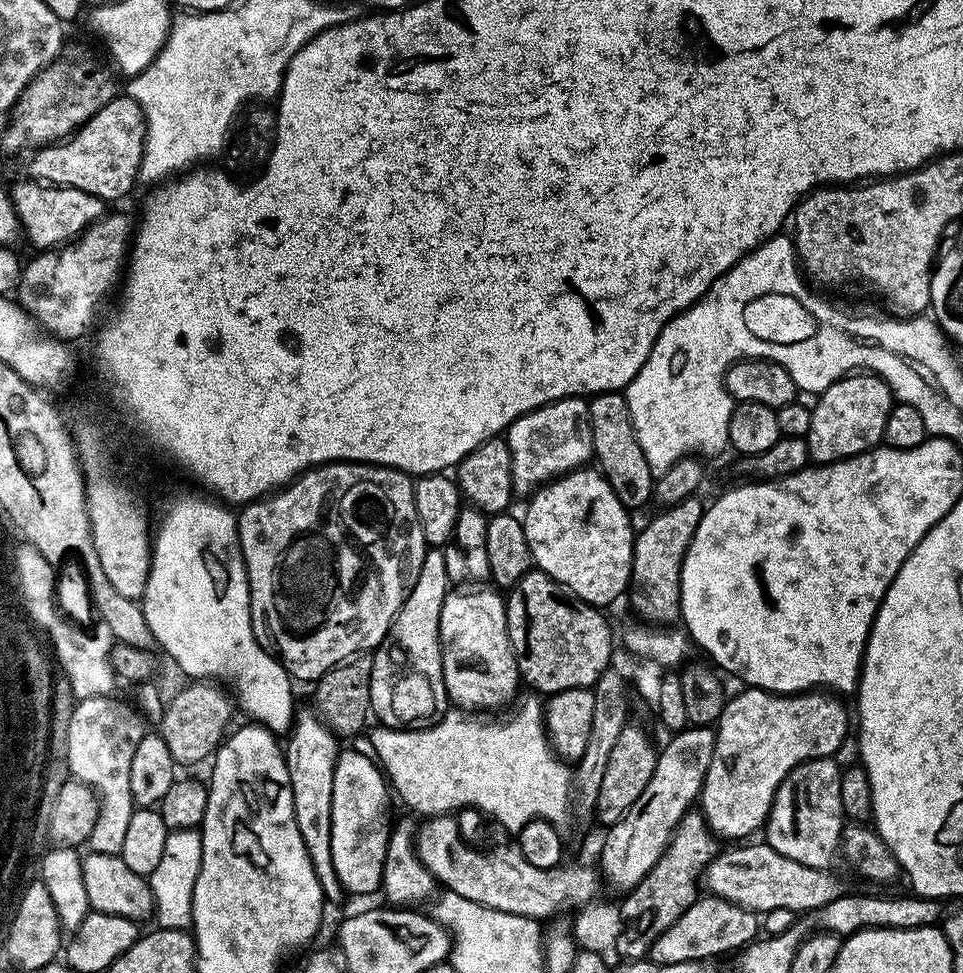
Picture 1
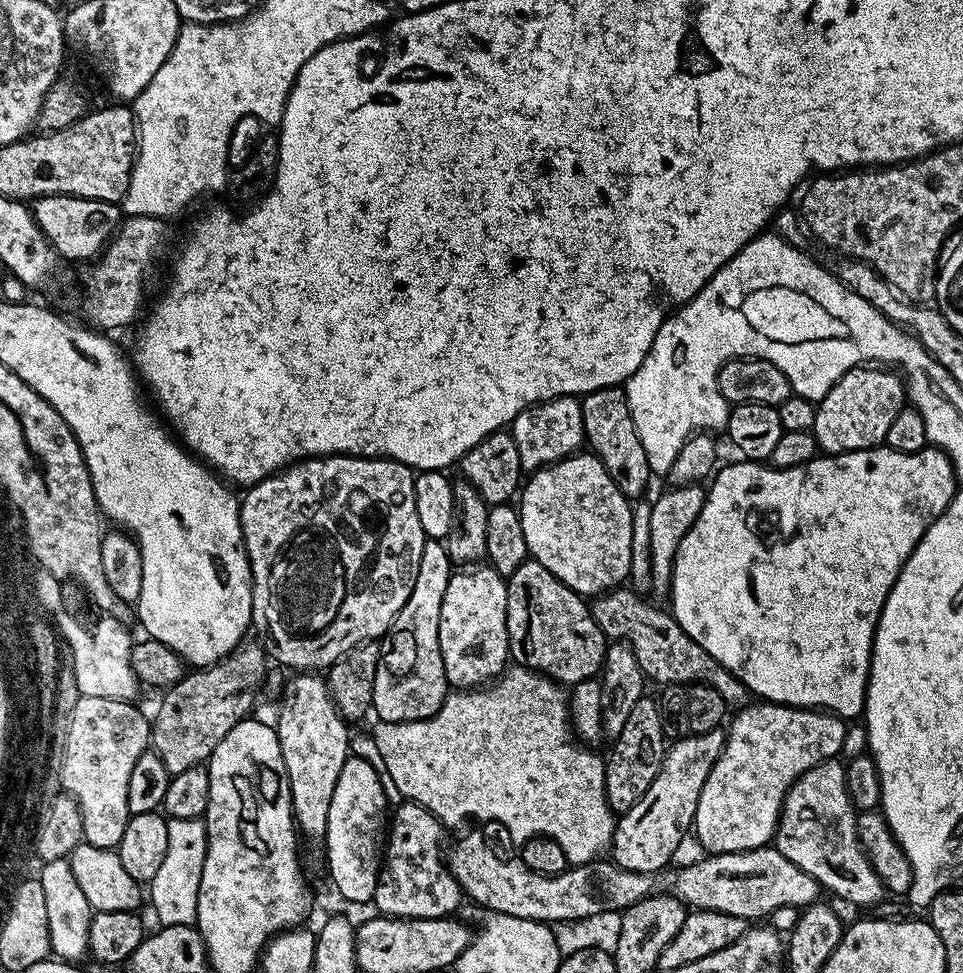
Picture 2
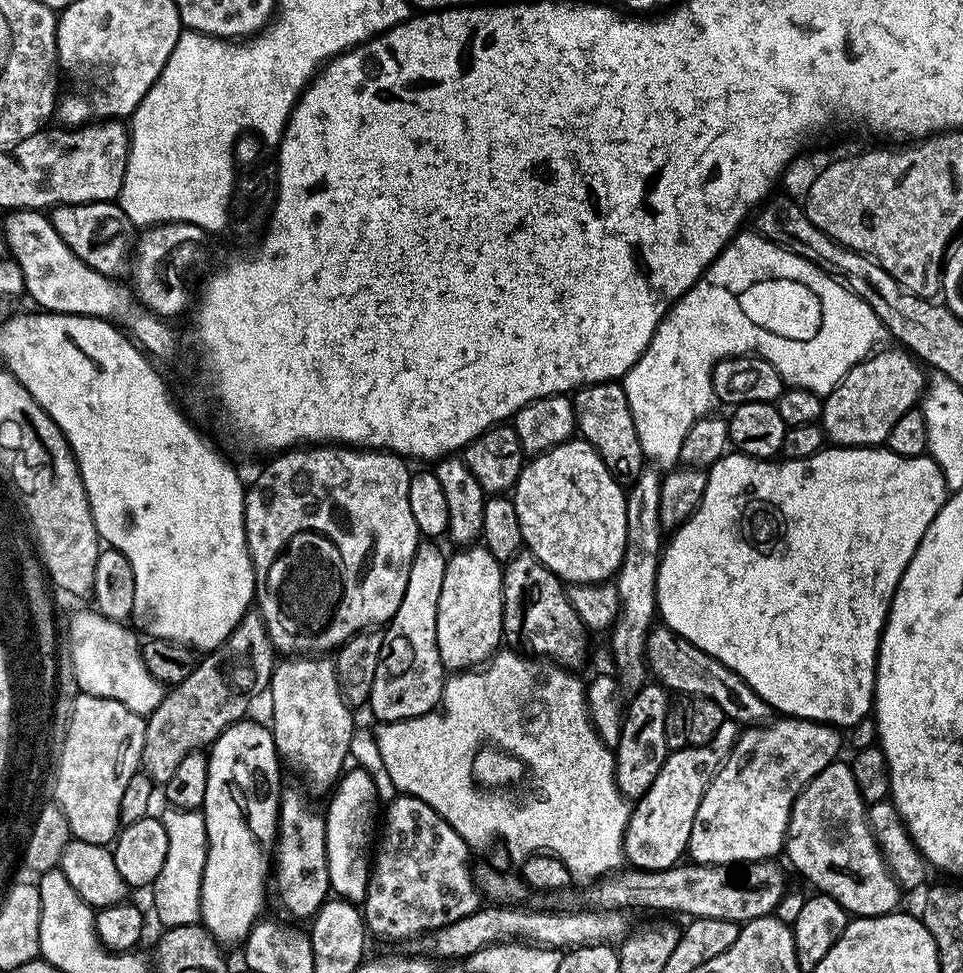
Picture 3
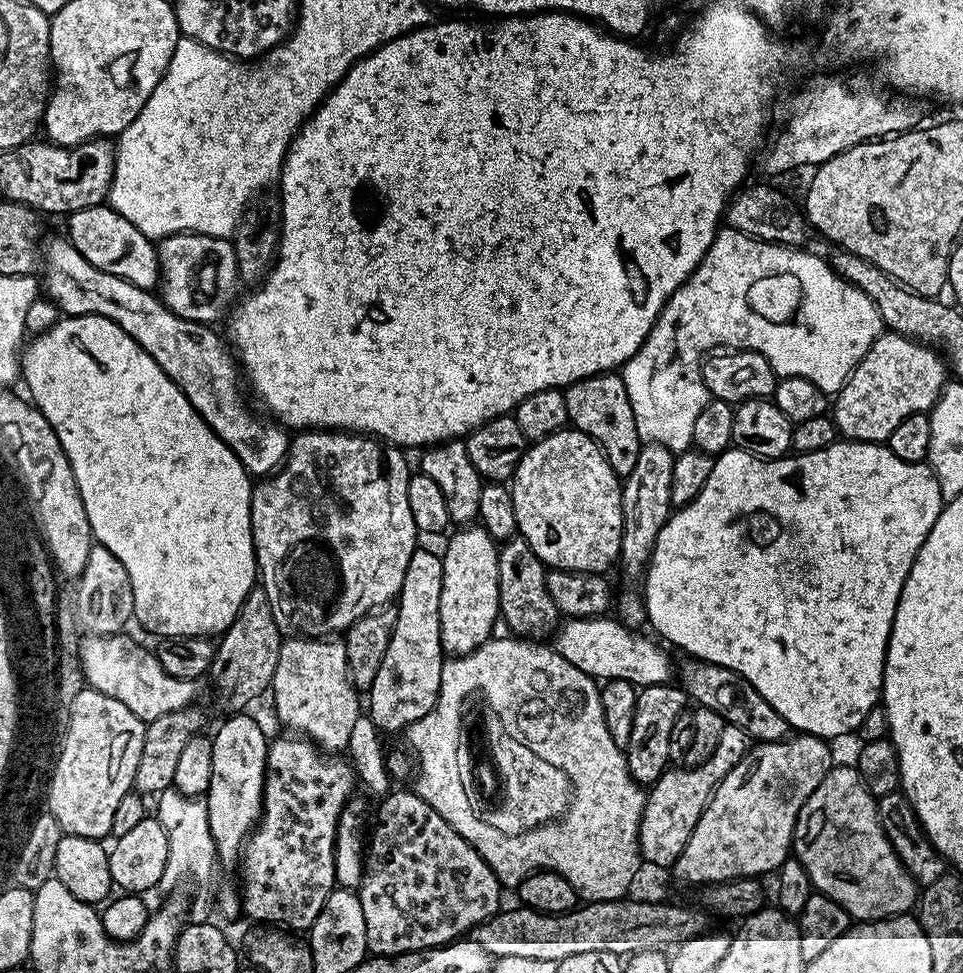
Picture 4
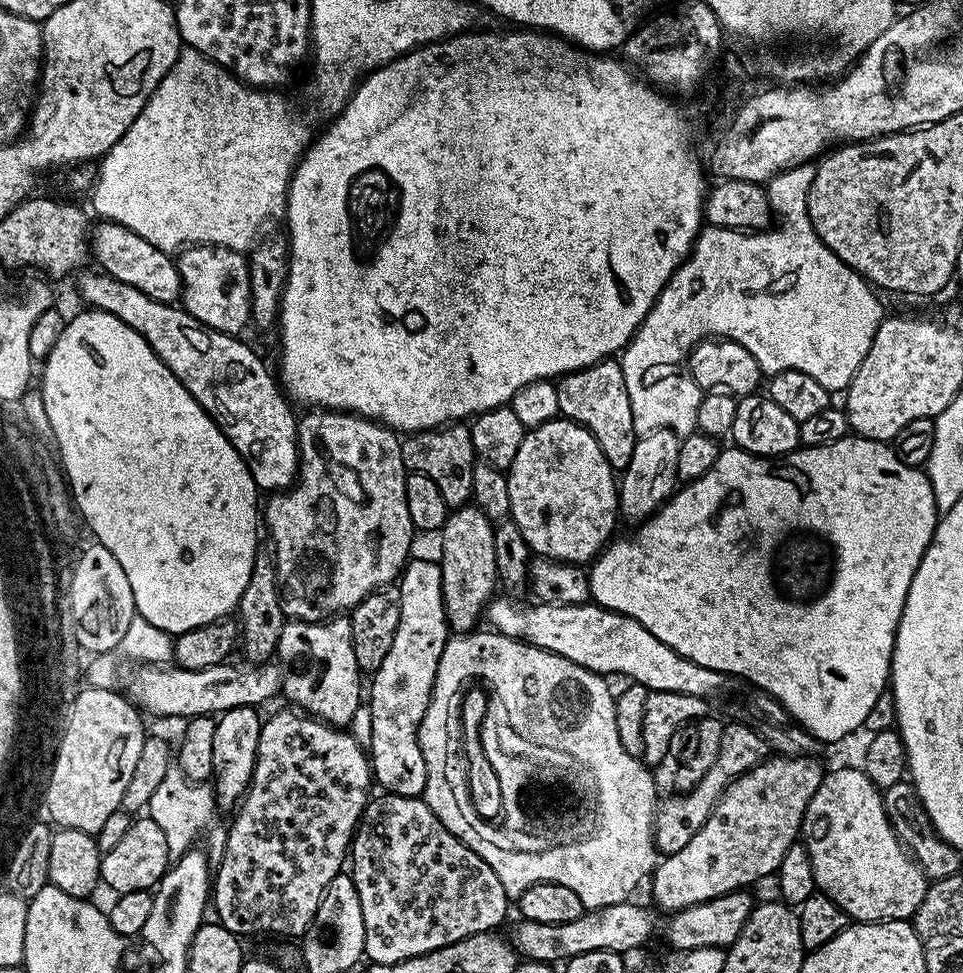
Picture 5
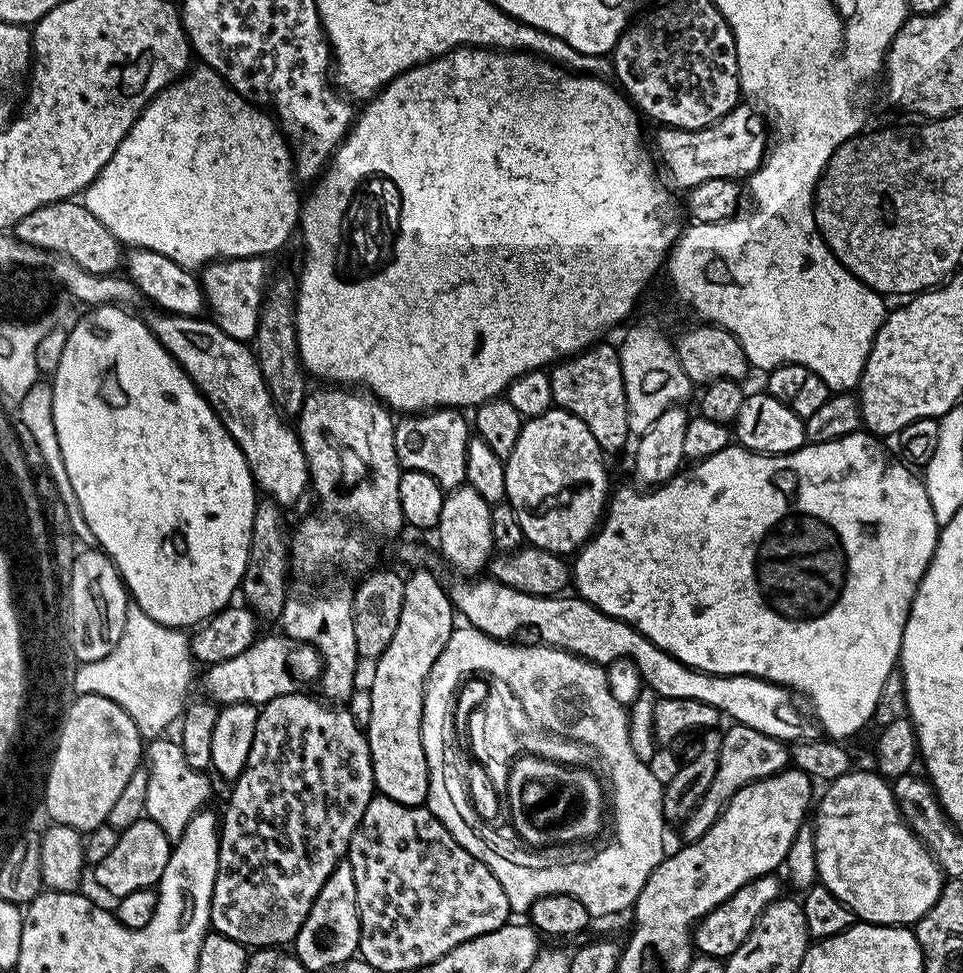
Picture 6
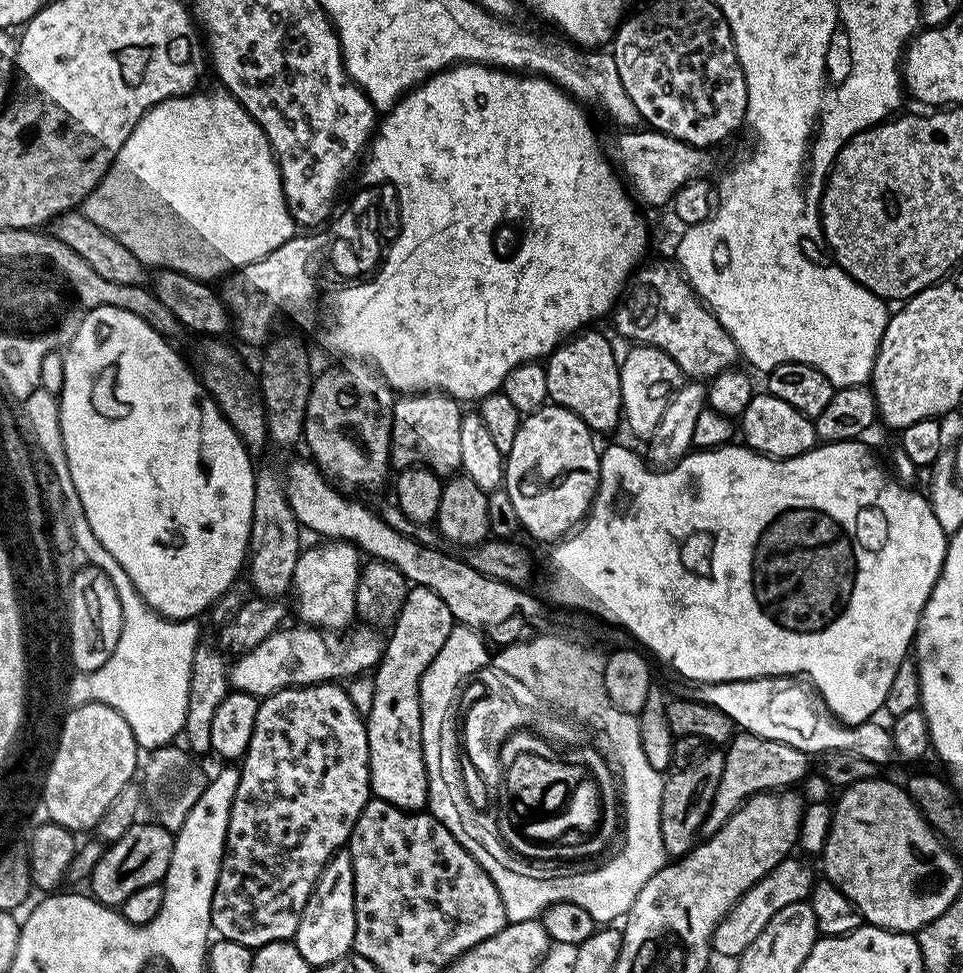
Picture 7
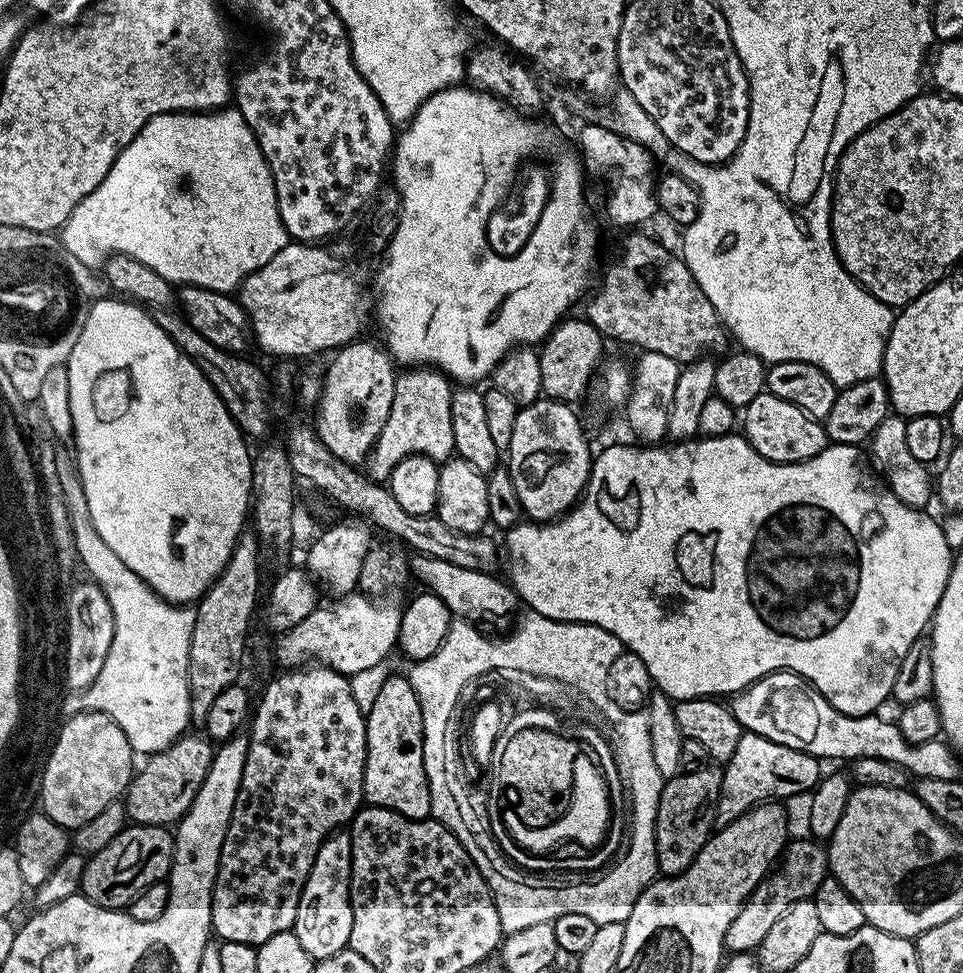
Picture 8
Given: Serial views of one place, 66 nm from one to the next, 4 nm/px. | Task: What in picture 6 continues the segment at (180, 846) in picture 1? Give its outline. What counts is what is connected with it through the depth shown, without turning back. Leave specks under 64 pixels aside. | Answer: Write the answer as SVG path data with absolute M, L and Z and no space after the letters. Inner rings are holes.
M152 738L146 744L148 781L144 816L158 822L162 834L166 834L168 840L175 842L182 838L190 818L194 818L194 814L207 805L204 803L212 796L213 777L207 771L190 766L190 762L186 762L186 754L182 754L179 739L164 739L168 738Z

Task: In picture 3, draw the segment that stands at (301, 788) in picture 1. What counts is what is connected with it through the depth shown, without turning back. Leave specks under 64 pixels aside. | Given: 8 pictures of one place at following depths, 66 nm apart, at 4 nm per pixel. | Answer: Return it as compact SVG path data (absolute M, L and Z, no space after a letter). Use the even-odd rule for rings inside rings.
M320 654L281 659L272 672L271 696L270 727L281 761L293 764L308 779L309 789L327 793L341 779L352 748L353 709L340 693L335 663Z

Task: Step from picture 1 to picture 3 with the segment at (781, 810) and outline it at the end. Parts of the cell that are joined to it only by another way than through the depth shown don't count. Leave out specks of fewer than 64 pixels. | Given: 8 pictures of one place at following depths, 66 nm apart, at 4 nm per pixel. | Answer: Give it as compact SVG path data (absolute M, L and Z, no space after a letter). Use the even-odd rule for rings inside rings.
M837 762L826 766L822 774L814 777L800 791L792 804L784 852L789 862L816 887L813 889L817 893L834 898L853 917L885 916L901 907L902 889L893 878L872 836L864 799L862 794L858 794L858 786L854 786L854 774L847 763Z

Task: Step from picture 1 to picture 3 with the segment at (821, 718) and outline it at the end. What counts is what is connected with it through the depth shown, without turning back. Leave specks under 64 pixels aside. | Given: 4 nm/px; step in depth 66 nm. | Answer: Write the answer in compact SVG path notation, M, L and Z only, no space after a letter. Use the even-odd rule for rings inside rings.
M776 718L767 724L748 726L737 735L732 751L716 772L716 777L698 802L698 814L694 814L694 826L690 830L687 859L694 864L739 866L759 860L772 860L784 852L792 804L801 790L826 766L837 763L841 733L830 724L813 720Z

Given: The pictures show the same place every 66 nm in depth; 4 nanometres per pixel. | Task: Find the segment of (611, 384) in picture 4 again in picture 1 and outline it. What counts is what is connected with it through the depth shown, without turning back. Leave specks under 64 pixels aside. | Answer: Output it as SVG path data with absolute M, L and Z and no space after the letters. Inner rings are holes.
M623 391L595 393L588 400L588 421L592 431L592 455L598 471L610 482L614 494L618 494L618 502L622 502L629 510L635 510L647 500L651 501L654 496L654 477L650 462L646 462L646 454L636 437Z

